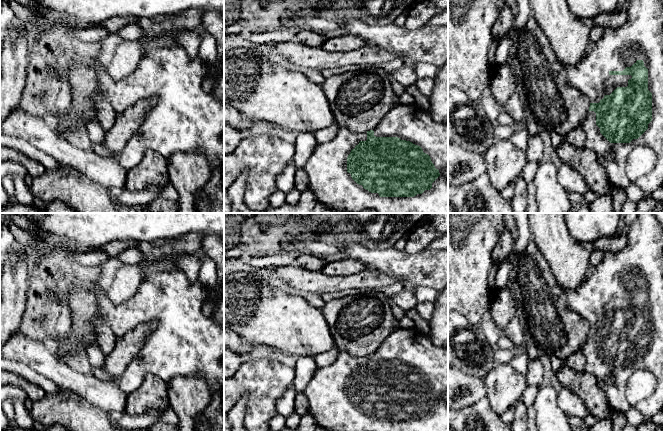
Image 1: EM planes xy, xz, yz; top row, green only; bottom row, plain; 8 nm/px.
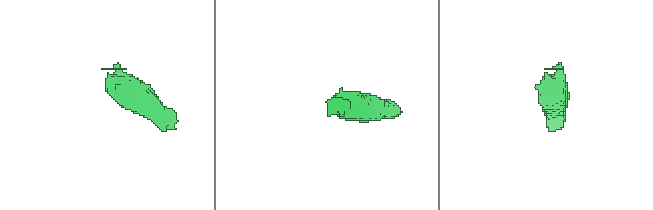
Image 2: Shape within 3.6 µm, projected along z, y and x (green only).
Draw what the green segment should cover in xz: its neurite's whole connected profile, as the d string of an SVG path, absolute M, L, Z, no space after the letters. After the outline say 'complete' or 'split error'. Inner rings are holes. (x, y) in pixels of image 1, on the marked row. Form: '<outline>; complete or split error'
M399 104L373 130L353 132L347 127L339 126L337 135L331 141L316 146L304 170L309 178L308 189L316 200L338 213L362 213L365 210L374 210L376 213L448 213L448 125L433 121L429 112L416 105Z; split error

